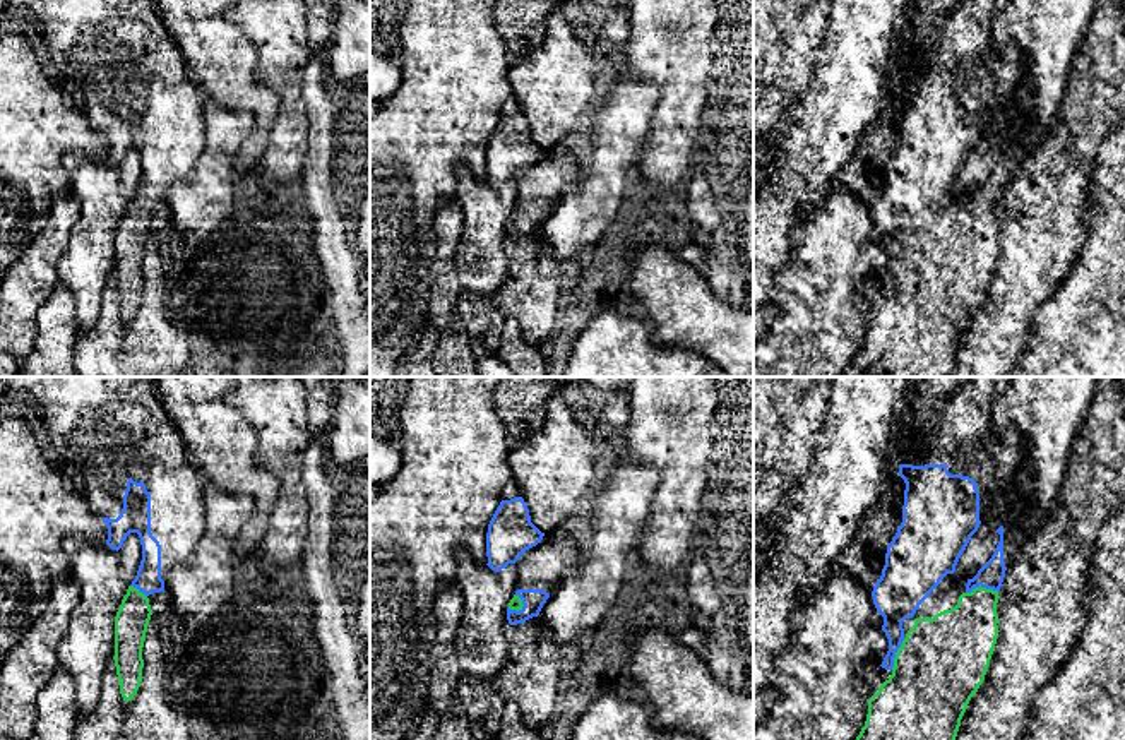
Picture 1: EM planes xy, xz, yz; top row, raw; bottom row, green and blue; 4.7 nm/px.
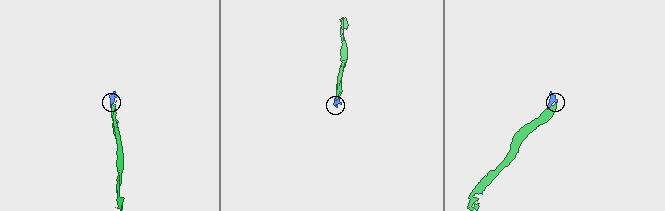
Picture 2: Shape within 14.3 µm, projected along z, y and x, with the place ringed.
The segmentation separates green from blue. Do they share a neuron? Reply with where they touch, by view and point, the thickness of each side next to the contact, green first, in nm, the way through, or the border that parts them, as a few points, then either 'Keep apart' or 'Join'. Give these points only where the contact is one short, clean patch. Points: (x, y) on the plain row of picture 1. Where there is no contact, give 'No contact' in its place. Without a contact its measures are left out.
Touches green at yz (980, 202). Thickness 300 nm (green) against 120 nm. Join

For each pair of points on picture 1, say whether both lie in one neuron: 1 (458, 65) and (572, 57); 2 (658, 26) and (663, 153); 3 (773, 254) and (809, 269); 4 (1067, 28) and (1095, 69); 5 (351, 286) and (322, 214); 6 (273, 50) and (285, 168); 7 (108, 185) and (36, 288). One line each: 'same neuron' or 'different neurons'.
1: different neurons
2: same neuron
3: different neurons
4: different neurons
5: same neuron
6: same neuron
7: different neurons

